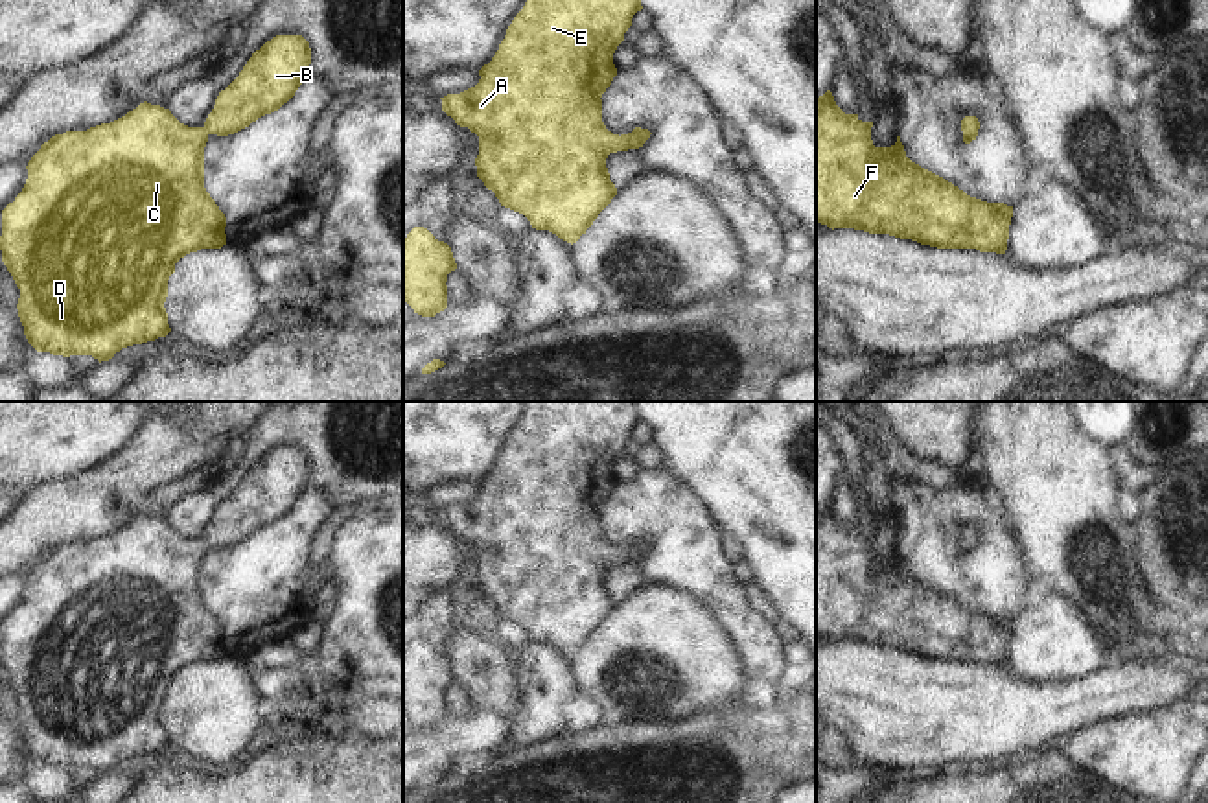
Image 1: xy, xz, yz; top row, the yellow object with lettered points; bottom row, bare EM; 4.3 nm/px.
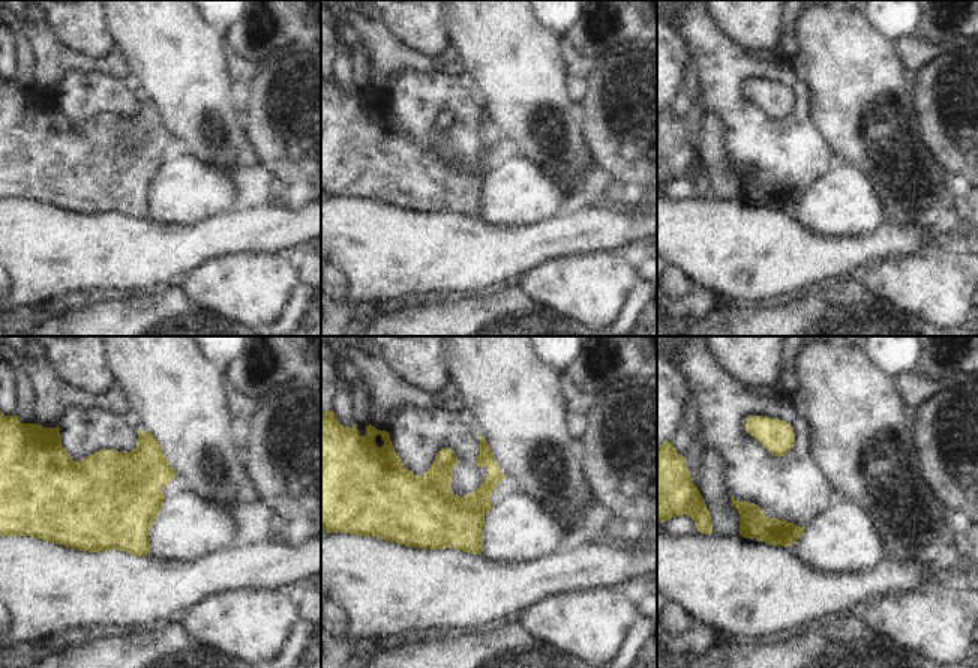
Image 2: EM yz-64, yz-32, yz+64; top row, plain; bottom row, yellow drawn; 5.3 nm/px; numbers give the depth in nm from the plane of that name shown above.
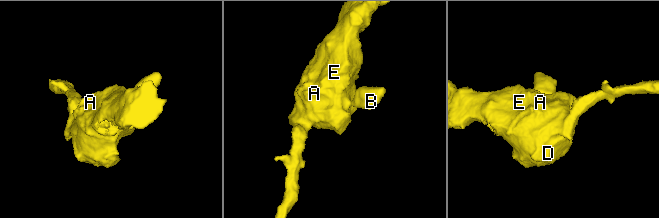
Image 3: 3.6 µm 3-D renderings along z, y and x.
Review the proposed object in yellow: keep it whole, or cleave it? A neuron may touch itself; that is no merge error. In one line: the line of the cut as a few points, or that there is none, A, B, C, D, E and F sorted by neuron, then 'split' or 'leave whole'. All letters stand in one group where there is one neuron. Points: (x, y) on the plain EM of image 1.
cut none; groups A B C D E F; leave whole

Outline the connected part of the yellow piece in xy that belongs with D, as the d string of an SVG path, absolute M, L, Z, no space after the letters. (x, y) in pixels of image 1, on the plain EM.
M276 448L252 466L239 488L219 505L203 540L180 536L169 521L140 516L125 529L52 549L28 575L22 604L2 623L0 663L20 711L24 748L37 764L92 768L109 774L122 761L166 750L171 740L164 720L175 676L201 661L226 658L226 630L204 600L204 560L210 547L228 549L287 516L311 477L302 448Z

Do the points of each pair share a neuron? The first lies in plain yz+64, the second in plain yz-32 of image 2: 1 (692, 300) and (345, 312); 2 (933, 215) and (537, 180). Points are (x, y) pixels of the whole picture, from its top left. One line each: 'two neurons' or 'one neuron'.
1: one neuron
2: two neurons

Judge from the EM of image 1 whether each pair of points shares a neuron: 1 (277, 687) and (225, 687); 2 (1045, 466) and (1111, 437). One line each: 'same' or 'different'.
1: different
2: different

